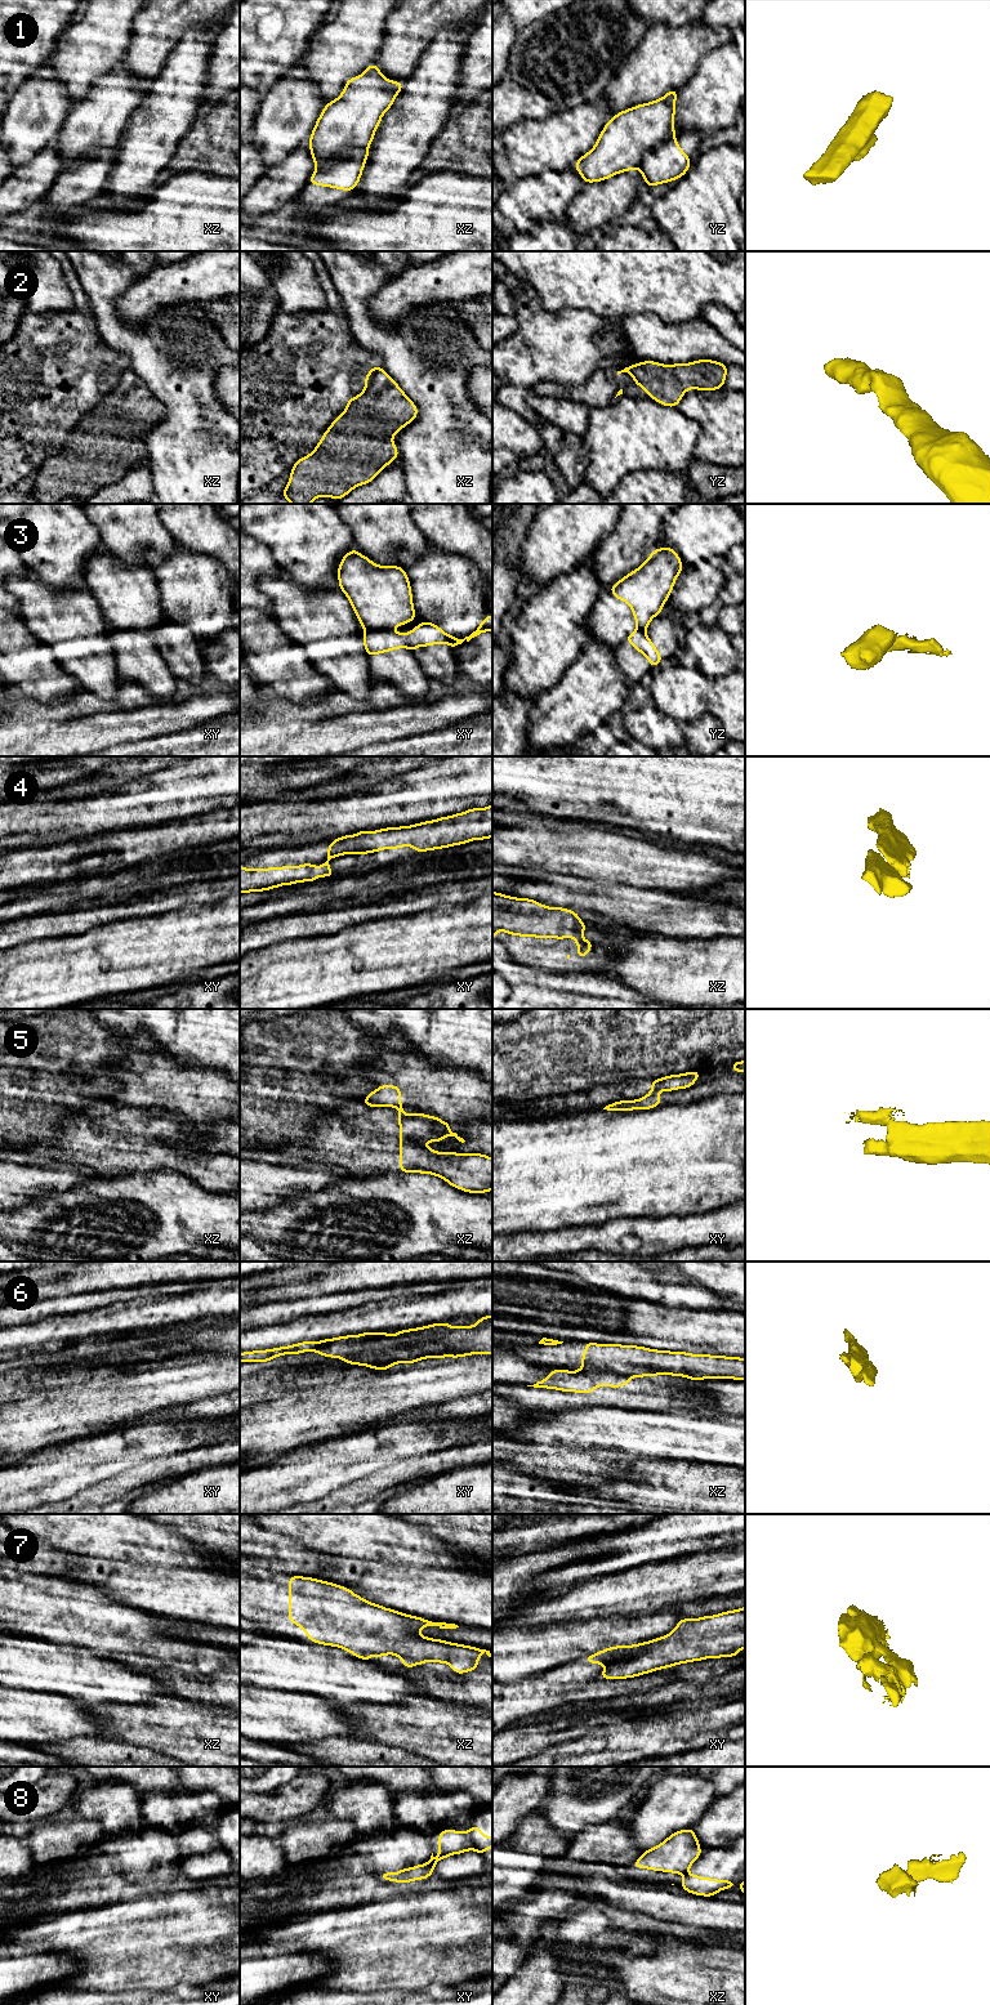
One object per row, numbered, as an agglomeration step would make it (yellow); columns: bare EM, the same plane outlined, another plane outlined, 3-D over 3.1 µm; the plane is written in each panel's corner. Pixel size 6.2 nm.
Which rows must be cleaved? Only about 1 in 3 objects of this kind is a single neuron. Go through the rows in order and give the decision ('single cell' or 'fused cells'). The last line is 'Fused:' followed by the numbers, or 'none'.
1: fused cells
2: single cell
3: fused cells
4: single cell
5: fused cells
6: fused cells
7: fused cells
8: fused cells
Fused: 1, 3, 5, 6, 7, 8

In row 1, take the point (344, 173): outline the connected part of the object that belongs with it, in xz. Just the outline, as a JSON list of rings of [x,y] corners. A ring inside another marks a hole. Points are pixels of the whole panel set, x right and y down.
[[[369,148],[343,152],[333,164],[316,170],[308,183],[352,192],[361,180],[367,157]]]

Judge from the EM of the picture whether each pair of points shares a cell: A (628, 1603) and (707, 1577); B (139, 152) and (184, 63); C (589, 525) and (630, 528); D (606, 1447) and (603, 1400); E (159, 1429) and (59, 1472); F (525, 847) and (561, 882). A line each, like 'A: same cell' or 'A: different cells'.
A: same cell
B: same cell
C: different cells
D: different cells
E: same cell
F: different cells

